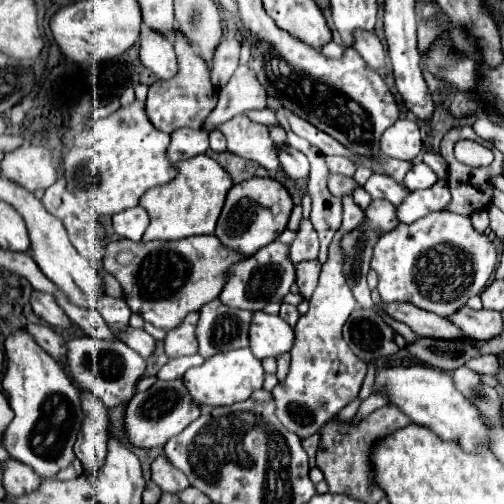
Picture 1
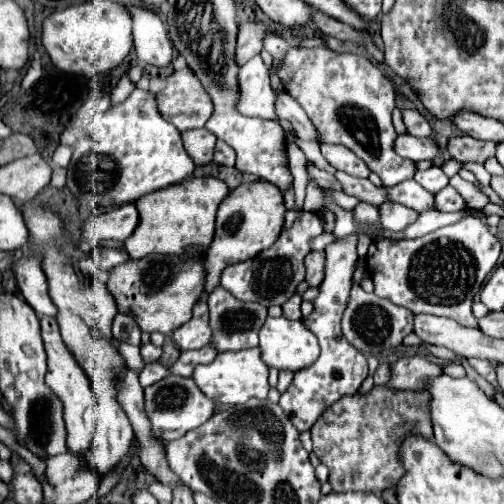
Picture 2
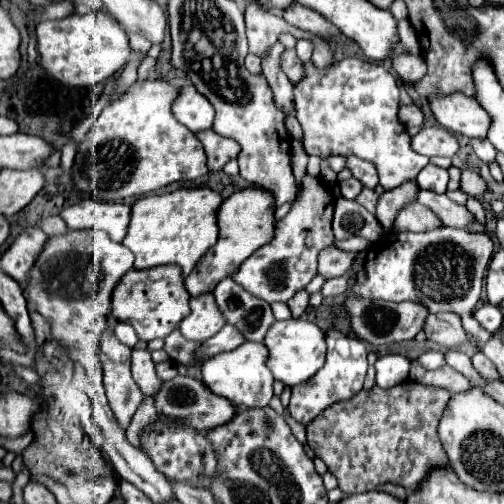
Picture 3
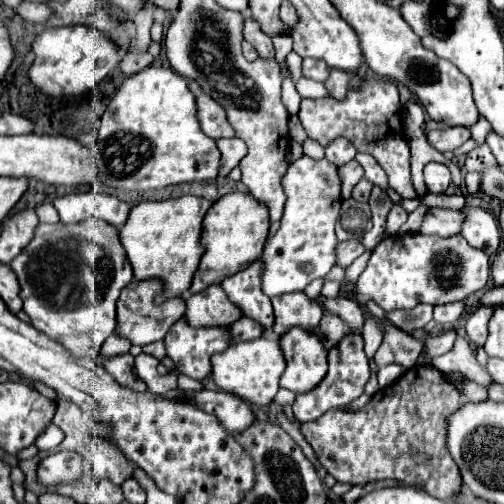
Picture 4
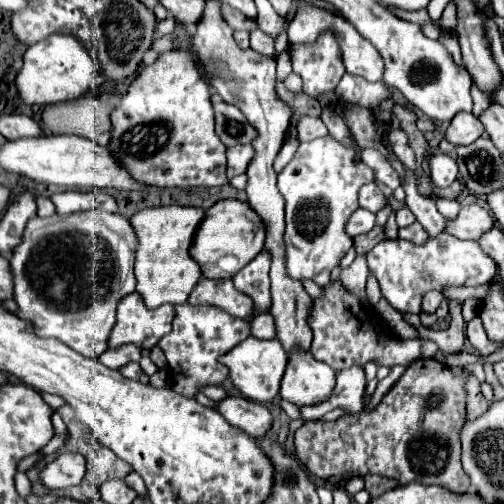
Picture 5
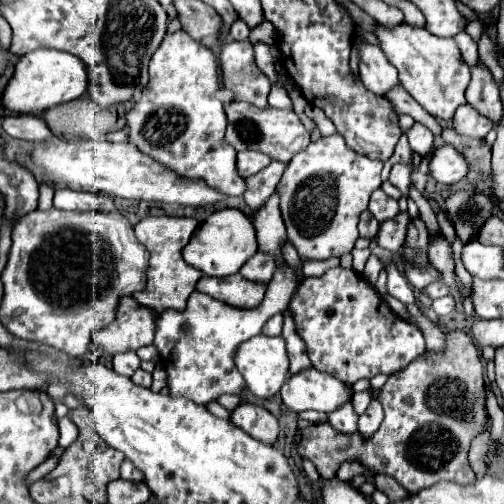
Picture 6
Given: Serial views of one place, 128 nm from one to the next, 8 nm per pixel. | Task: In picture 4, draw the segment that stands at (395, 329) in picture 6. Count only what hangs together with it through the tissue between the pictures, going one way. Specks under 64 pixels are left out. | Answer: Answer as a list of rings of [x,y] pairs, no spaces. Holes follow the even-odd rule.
[[[324,312],[322,322],[320,322],[320,328],[322,328],[322,332],[326,334],[326,340],[324,340],[326,350],[330,350],[342,336],[346,336],[346,334],[350,332],[340,318],[336,318],[336,316],[328,314],[328,312]]]

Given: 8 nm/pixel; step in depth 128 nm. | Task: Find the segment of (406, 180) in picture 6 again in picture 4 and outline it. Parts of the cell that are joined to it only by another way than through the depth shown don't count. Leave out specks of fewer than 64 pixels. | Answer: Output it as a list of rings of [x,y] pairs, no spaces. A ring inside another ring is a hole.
[[[356,154],[356,162],[364,168],[364,178],[370,180],[374,186],[380,186],[380,188],[388,188],[388,178],[386,178],[386,172],[380,168],[380,164],[376,160],[372,160],[370,154]]]

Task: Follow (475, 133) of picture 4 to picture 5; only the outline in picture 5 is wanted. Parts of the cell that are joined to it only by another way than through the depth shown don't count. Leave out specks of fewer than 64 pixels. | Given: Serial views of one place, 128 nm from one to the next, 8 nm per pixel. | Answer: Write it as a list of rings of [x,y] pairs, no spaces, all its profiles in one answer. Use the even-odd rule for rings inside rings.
[[[472,86],[472,98],[474,98],[474,110],[472,110],[472,114],[474,114],[476,118],[480,118],[480,114],[488,108],[488,100],[484,98],[482,92],[478,92],[476,86]]]

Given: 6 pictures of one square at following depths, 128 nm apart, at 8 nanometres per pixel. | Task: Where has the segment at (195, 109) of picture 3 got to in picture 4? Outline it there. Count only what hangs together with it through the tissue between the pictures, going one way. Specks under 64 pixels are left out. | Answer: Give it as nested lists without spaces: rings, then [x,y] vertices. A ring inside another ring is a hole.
[[[202,94],[196,98],[196,118],[200,128],[210,138],[228,138],[234,136],[232,128],[226,122],[226,114],[220,104],[216,104],[208,94]]]

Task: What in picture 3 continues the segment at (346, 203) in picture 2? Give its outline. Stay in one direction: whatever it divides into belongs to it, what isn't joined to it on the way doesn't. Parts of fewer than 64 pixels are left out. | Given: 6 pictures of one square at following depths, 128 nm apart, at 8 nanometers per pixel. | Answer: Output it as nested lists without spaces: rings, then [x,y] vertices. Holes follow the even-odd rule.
[[[362,188],[362,192],[356,196],[356,202],[360,202],[370,212],[374,212],[376,200],[378,200],[378,194],[374,190],[370,190],[370,188]]]

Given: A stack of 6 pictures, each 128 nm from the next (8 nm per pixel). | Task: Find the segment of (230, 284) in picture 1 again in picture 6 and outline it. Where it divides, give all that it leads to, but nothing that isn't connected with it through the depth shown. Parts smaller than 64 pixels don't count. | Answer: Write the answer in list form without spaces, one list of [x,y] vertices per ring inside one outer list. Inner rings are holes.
[[[340,134],[322,136],[316,142],[310,142],[308,148],[290,160],[276,190],[280,194],[280,210],[286,224],[288,242],[292,242],[302,260],[328,260],[332,256],[342,256],[354,248],[354,242],[358,240],[358,218],[366,210],[370,194],[382,184],[380,172],[382,162],[358,156],[344,144],[344,138]]]

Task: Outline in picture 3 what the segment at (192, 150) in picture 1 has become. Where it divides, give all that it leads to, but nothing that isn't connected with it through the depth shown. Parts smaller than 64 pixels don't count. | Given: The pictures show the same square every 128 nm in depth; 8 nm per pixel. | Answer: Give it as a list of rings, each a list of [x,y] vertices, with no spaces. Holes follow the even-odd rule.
[[[204,130],[204,132],[196,132],[196,138],[204,144],[204,152],[208,156],[208,168],[210,170],[222,170],[222,166],[238,156],[240,152],[240,146],[230,140],[230,138],[224,138],[220,134],[216,134],[214,130]]]

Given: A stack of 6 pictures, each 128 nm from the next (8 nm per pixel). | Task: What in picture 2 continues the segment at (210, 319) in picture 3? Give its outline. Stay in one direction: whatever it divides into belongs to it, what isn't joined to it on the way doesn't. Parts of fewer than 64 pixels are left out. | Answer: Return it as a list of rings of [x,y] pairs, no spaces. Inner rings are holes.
[[[200,300],[192,310],[192,318],[176,332],[172,332],[170,338],[180,352],[186,352],[186,350],[198,350],[208,346],[210,334],[212,332],[208,328],[208,306],[204,300]]]

